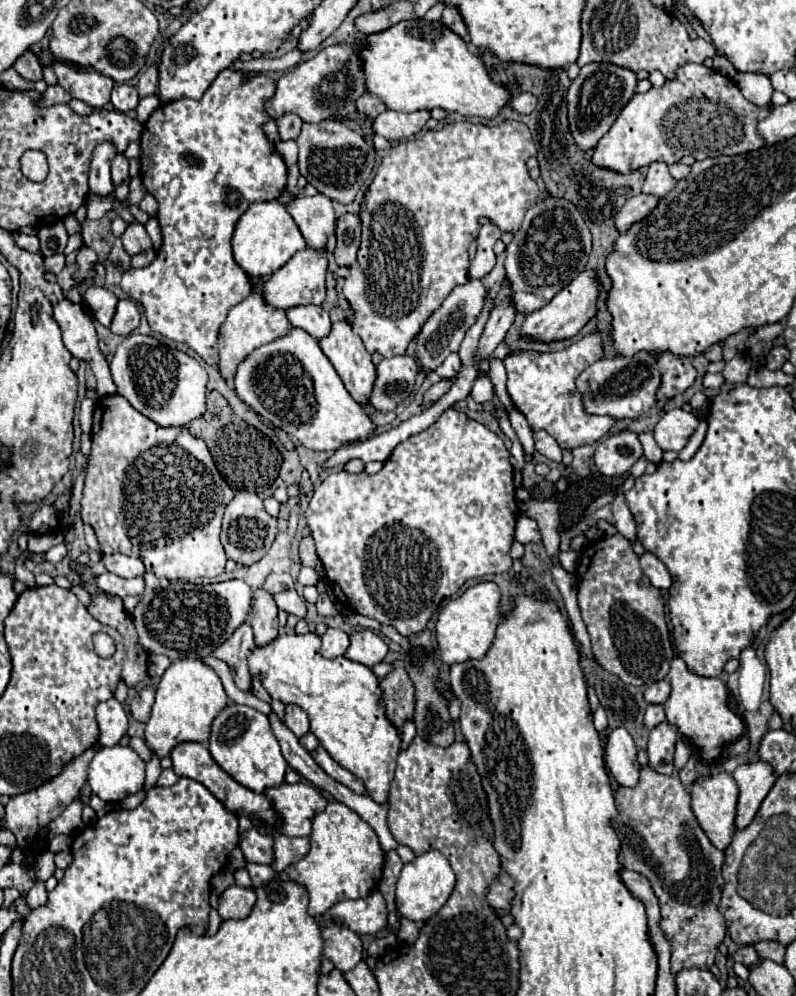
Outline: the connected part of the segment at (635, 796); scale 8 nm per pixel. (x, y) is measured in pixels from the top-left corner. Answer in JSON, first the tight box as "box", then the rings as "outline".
{"box":[612,768,726,974],"outline":[[[640,768],[640,784],[636,788],[620,788],[616,792],[618,816],[612,820],[620,840],[622,840],[622,864],[628,870],[644,874],[658,896],[662,920],[660,928],[672,946],[672,972],[678,974],[686,968],[710,968],[714,964],[720,942],[724,940],[726,926],[718,912],[722,894],[722,862],[724,852],[714,848],[708,836],[702,832],[698,820],[690,810],[690,794],[678,780],[678,776],[662,776],[652,768]]]}

